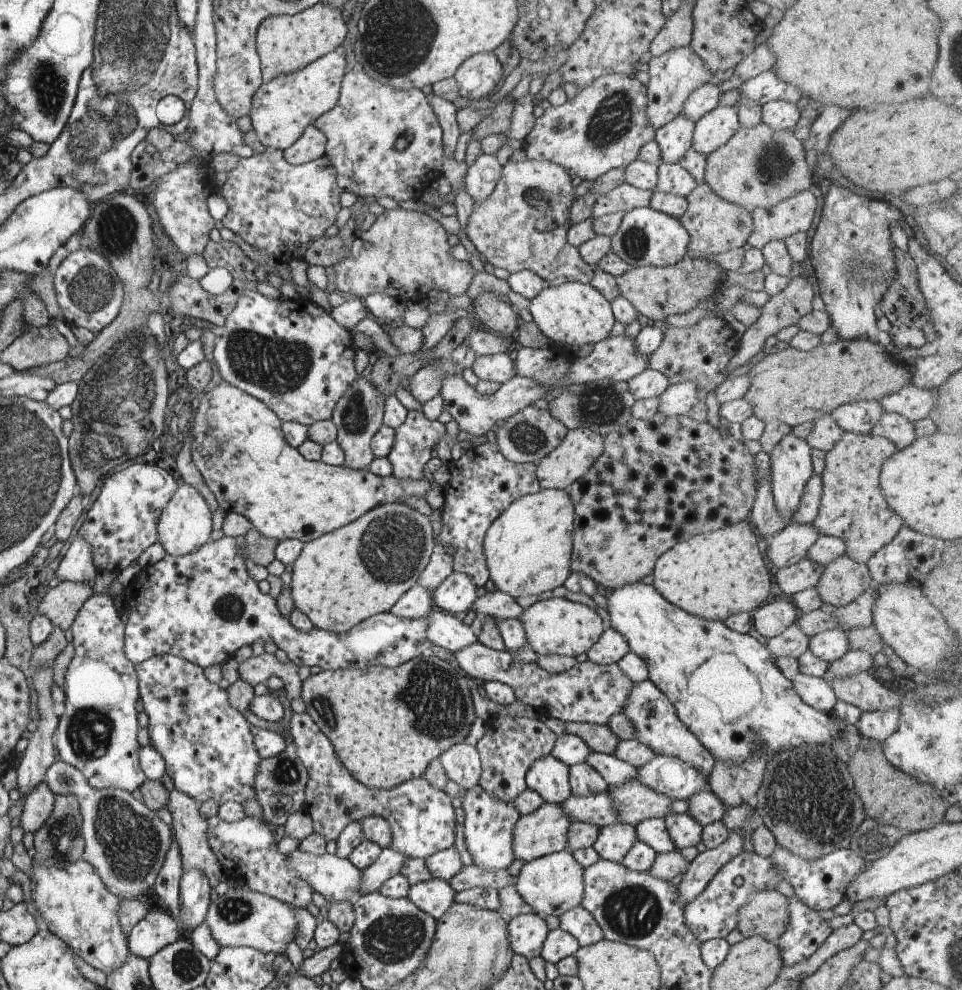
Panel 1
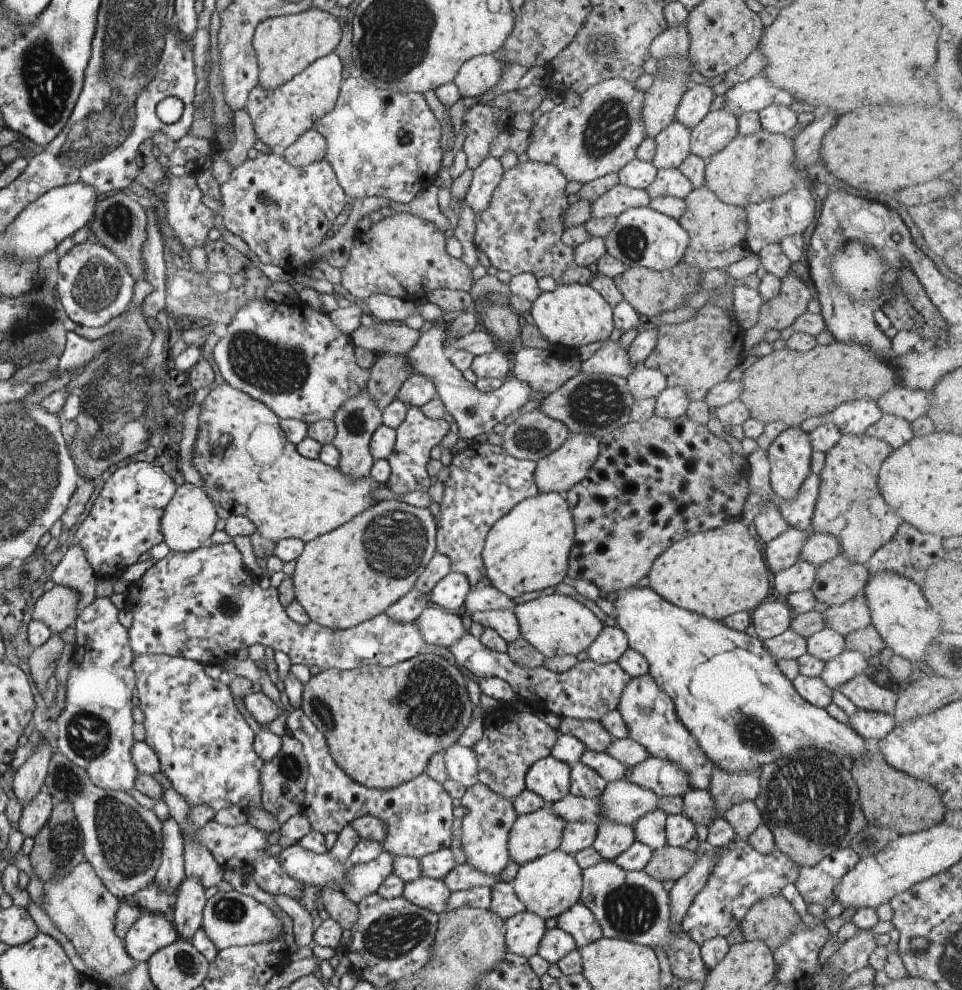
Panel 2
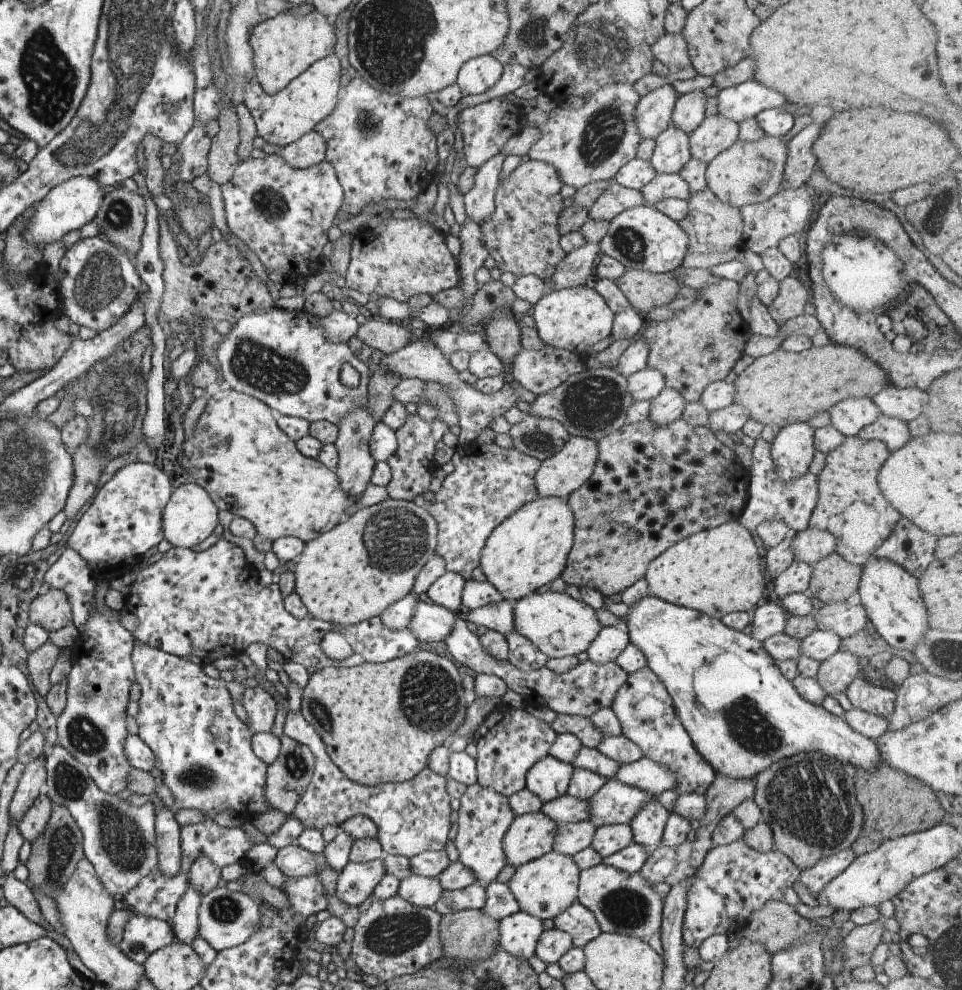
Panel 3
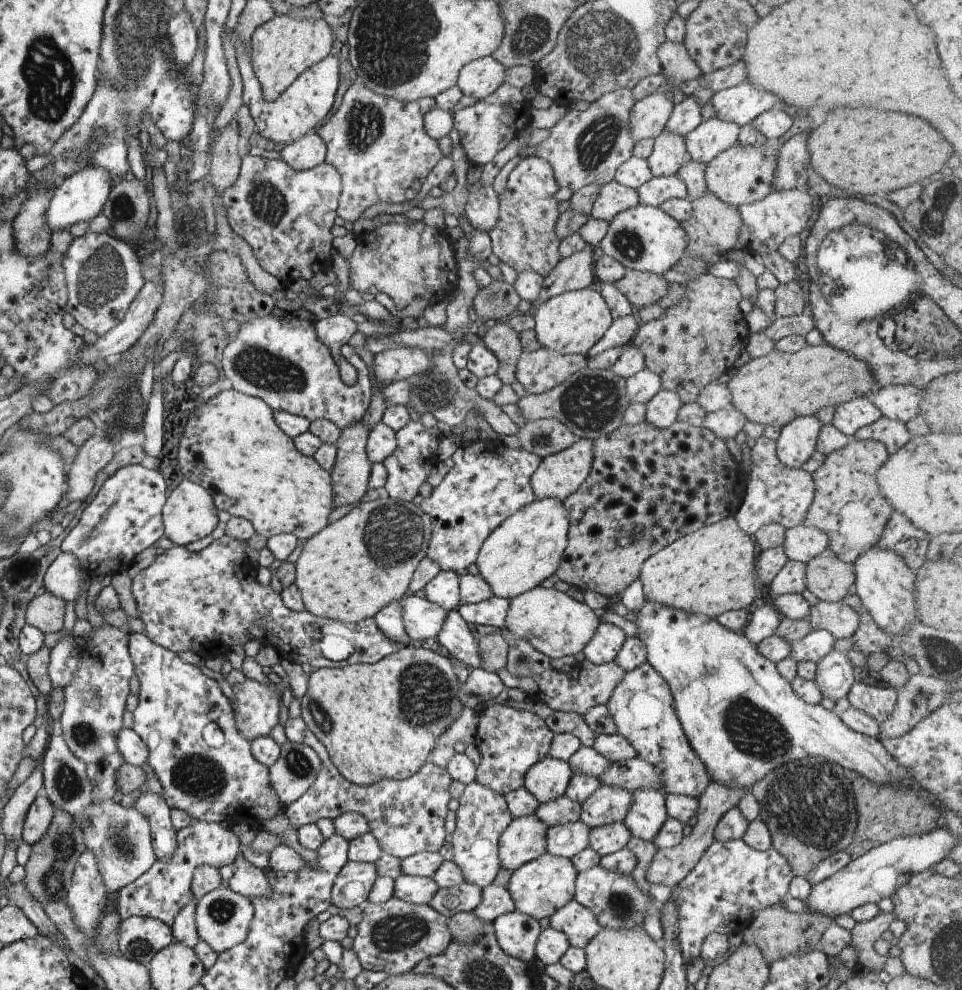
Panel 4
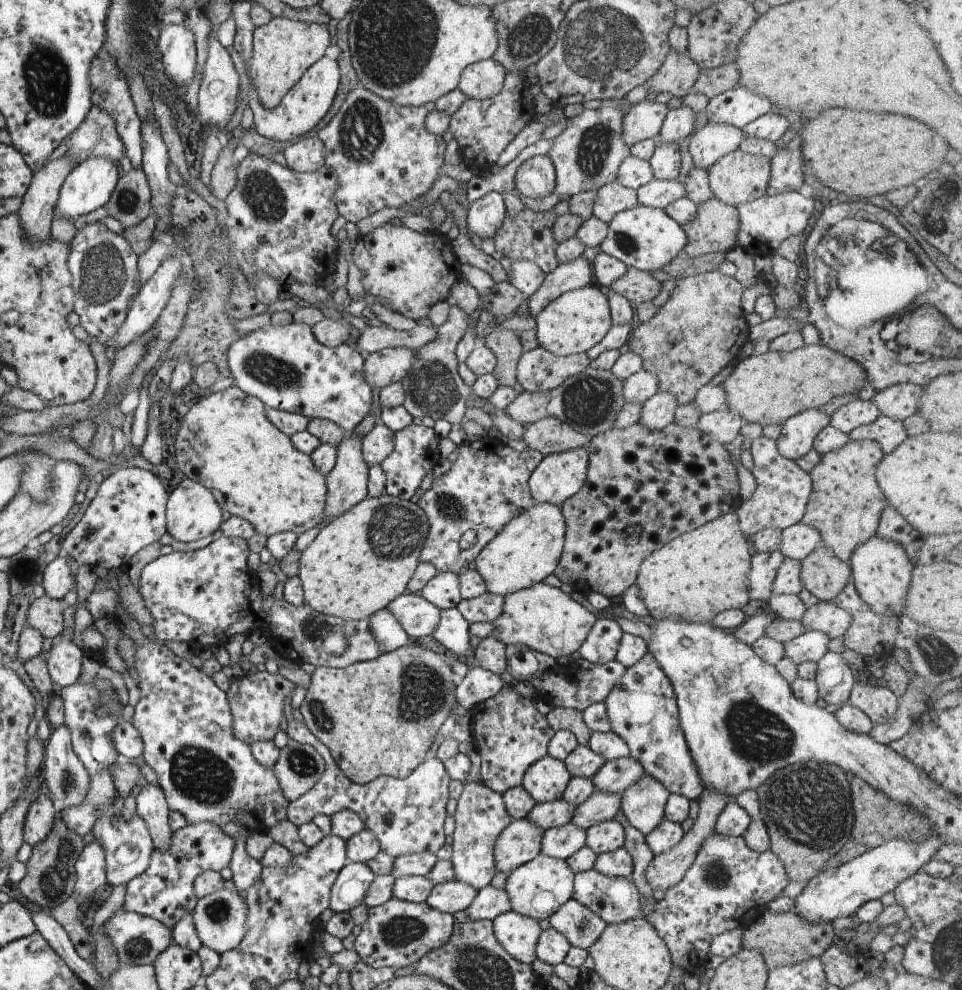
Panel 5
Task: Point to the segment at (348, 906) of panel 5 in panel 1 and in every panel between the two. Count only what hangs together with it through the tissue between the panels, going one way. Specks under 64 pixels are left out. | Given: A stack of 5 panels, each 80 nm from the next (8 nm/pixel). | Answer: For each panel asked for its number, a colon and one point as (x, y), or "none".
1: (388, 864)
2: (363, 879)
3: (356, 882)
4: (351, 888)

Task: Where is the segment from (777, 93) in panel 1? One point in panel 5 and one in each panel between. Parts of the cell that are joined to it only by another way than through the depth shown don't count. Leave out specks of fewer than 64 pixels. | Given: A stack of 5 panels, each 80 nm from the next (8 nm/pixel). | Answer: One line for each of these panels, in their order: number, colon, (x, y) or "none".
2: (753, 95)
3: (746, 100)
4: (741, 104)
5: (738, 107)

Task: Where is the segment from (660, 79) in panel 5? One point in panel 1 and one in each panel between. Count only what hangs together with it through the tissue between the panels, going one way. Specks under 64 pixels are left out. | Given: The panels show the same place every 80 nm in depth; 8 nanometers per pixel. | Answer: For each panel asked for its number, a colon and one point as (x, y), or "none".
1: (677, 32)
2: (674, 42)
3: (672, 50)
4: (677, 65)

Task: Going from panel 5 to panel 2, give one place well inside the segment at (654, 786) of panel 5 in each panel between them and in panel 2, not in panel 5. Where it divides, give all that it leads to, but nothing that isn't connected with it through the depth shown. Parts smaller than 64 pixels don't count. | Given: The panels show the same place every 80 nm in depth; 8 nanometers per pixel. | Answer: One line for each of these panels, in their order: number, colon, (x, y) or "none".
2: (650, 828)
3: (647, 825)
4: (647, 813)

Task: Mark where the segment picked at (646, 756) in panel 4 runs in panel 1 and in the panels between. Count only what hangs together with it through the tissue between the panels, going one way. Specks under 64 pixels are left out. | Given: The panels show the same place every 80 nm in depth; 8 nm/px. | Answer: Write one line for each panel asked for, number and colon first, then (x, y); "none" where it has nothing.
1: (653, 716)
2: (648, 712)
3: (646, 712)

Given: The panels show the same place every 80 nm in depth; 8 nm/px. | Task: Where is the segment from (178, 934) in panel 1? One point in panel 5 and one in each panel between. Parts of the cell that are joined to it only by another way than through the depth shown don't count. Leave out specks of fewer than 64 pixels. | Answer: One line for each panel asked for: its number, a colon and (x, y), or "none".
2: (152, 931)
3: (143, 936)
4: (140, 938)
5: (138, 939)

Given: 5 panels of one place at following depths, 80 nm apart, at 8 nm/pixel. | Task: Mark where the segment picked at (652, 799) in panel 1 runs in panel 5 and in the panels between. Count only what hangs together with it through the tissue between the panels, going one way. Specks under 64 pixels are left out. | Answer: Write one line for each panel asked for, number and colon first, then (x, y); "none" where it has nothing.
2: (622, 802)
3: (615, 803)
4: (605, 805)
5: (601, 806)

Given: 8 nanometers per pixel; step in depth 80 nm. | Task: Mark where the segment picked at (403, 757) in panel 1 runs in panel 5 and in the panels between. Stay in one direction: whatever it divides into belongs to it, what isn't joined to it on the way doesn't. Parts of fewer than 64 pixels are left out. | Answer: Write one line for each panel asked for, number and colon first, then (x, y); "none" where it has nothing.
2: (382, 724)
3: (379, 721)
4: (378, 720)
5: (378, 718)

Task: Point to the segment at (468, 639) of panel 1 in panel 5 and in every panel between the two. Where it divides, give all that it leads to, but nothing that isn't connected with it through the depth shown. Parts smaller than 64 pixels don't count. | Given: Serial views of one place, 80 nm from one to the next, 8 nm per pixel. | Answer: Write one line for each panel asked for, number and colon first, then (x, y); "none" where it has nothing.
2: (436, 625)
3: (429, 622)
4: (422, 619)
5: (418, 617)

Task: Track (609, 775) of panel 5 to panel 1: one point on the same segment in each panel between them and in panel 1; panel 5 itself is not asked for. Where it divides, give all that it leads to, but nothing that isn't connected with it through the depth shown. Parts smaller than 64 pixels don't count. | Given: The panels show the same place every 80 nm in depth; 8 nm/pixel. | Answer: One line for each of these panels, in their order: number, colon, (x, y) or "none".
1: (669, 776)
2: (664, 778)
3: (645, 774)
4: (629, 775)

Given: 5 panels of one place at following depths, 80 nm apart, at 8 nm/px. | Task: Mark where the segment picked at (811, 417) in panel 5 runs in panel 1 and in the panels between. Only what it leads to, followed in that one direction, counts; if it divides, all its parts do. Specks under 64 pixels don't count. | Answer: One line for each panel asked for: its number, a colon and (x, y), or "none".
1: (791, 466)
2: (790, 453)
3: (792, 450)
4: (796, 442)

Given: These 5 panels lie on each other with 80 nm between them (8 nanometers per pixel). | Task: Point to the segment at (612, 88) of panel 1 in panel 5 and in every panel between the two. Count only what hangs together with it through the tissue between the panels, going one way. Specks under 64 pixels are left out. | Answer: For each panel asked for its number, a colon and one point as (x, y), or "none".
2: (601, 135)
3: (590, 144)
4: (585, 148)
5: (587, 154)

